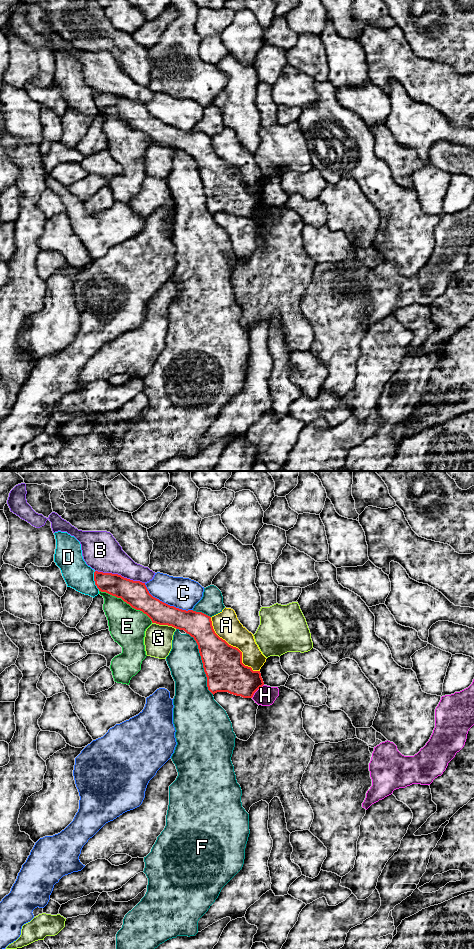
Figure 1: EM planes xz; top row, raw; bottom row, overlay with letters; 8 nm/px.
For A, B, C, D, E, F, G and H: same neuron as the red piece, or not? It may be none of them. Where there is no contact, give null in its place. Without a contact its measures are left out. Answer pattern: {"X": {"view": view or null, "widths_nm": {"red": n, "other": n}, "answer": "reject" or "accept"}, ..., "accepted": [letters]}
{"A": {"view": "xz", "widths_nm": {"red": 320, "other": 220}, "answer": "reject"}, "B": {"view": "xz", "widths_nm": {"red": 200, "other": 300}, "answer": "reject"}, "C": {"view": "xz", "widths_nm": {"red": 200, "other": 260}, "answer": "reject"}, "D": {"view": "xz", "widths_nm": {"red": 170, "other": 220}, "answer": "reject"}, "E": {"view": "xz", "widths_nm": {"red": 200, "other": 300}, "answer": "reject"}, "F": {"view": "xz", "widths_nm": {"red": 320, "other": 260}, "answer": "reject"}, "G": {"view": "xz", "widths_nm": {"red": 200, "other": 220}, "answer": "reject"}, "H": {"view": "xz", "widths_nm": {"red": 280, "other": 160}, "answer": "reject"}, "accepted": []}

